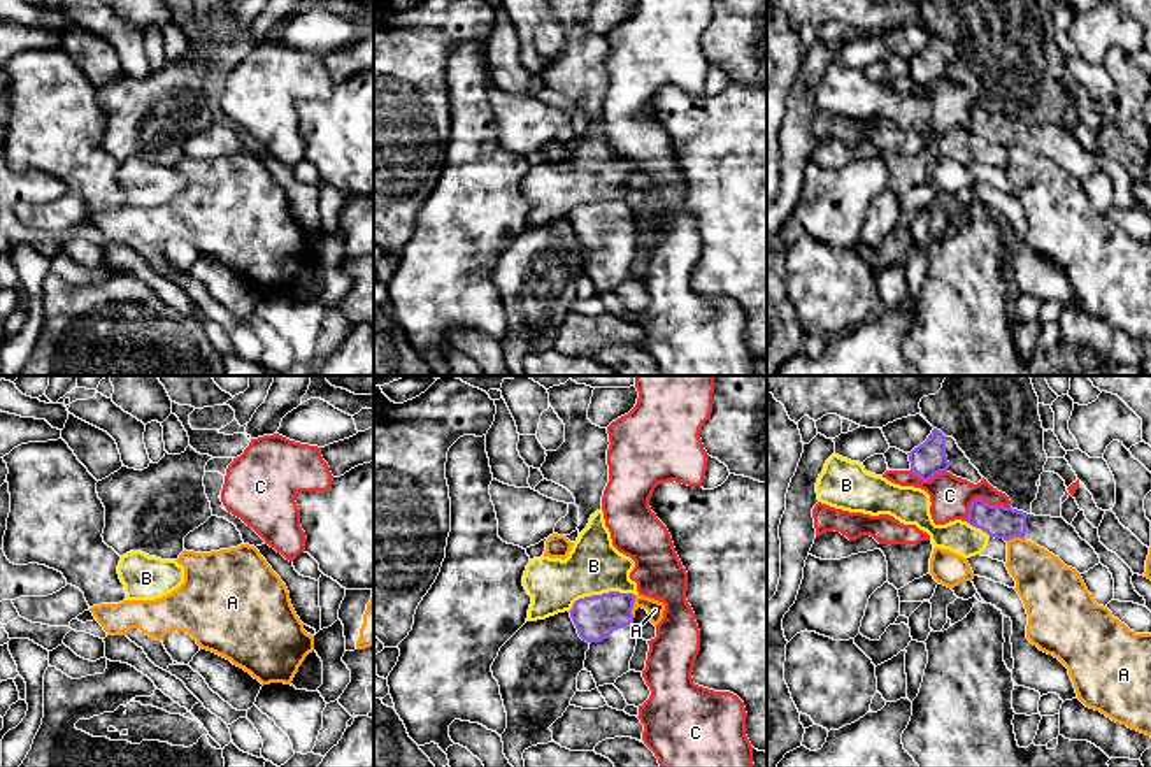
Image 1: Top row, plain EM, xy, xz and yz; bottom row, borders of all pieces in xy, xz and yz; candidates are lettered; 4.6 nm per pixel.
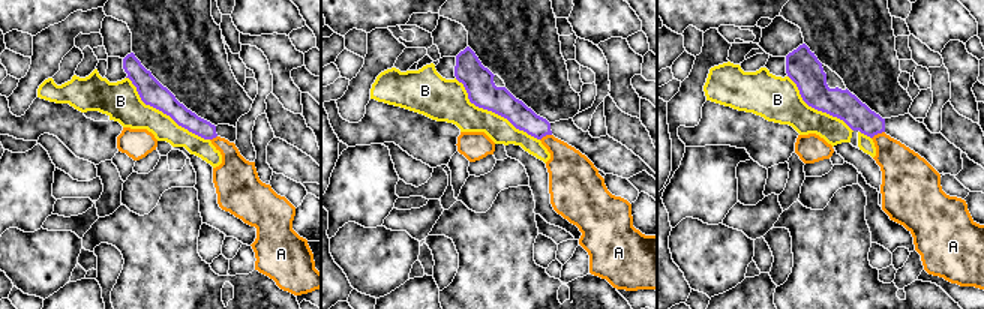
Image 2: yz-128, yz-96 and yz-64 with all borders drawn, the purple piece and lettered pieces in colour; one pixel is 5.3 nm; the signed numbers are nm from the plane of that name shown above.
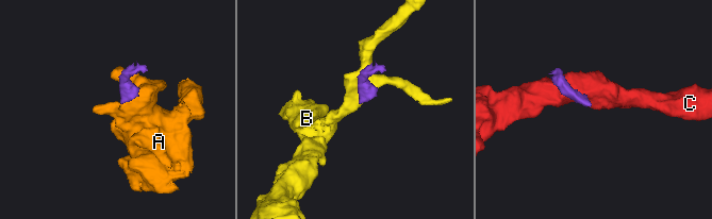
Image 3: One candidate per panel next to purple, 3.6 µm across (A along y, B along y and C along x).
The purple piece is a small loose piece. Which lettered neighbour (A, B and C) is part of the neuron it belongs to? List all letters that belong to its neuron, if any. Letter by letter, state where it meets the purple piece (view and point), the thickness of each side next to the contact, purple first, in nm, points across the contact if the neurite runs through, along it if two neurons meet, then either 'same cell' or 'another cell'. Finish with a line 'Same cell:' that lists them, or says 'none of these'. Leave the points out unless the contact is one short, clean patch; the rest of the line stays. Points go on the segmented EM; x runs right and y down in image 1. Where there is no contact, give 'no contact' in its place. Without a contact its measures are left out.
A: meets purple in xz at (632, 606); 200 nm thick on the purple side, 80 nm on the other; border along xz (636, 595), (632, 616); another cell
B: meets purple in xz at (599, 595); 200 nm thick on the purple side, 260 nm on the other; another cell
C: meets purple in yz at (981, 499); 150 nm thick on the purple side, 190 nm on the other; another cell
Same cell: none of these

